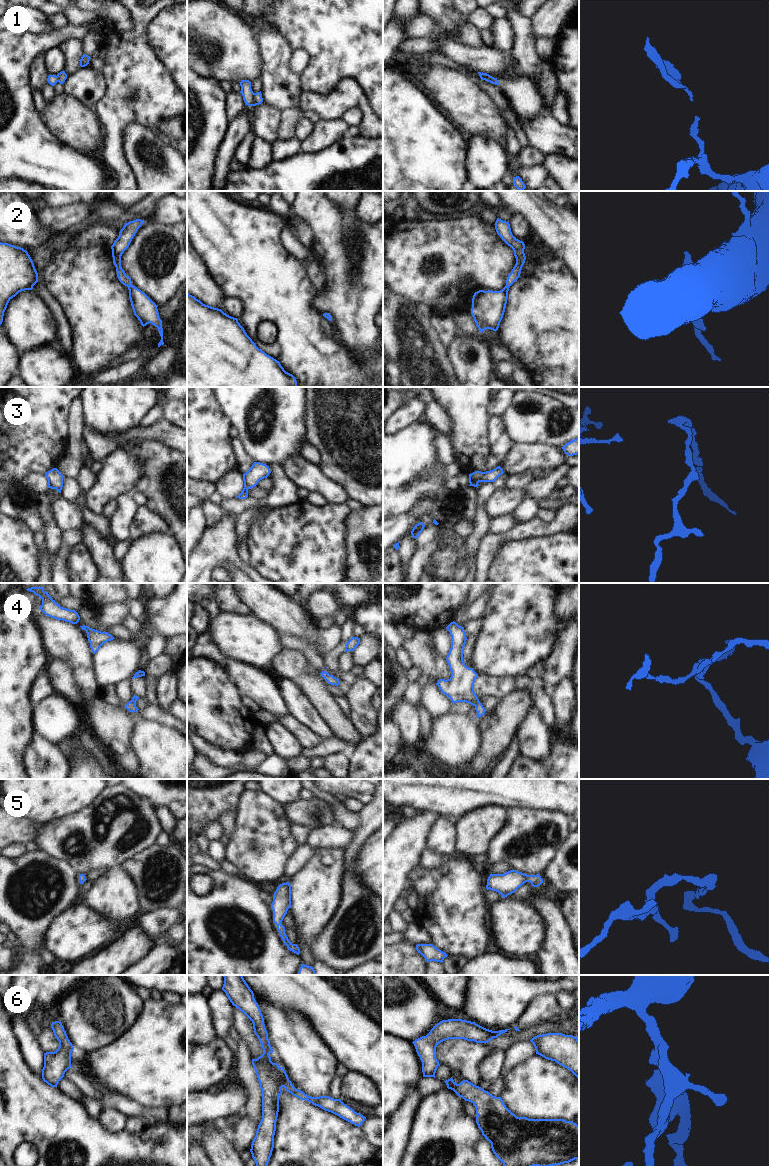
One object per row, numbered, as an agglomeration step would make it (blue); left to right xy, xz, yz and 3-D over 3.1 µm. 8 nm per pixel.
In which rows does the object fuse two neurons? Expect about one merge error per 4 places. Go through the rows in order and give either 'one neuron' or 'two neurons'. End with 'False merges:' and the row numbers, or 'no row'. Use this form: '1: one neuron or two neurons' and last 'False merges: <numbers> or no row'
1: two neurons
2: one neuron
3: one neuron
4: one neuron
5: one neuron
6: one neuron
False merges: 1

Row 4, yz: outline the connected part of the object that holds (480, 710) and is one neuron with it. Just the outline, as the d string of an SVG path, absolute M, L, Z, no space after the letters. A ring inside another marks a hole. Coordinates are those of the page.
M453 621L446 629L451 635L451 648L446 657L451 677L447 680L439 679L436 685L453 704L466 702L473 705L479 718L485 714L486 710L474 692L474 683L478 674L473 668L467 667L463 661L463 651L467 640L464 627Z

